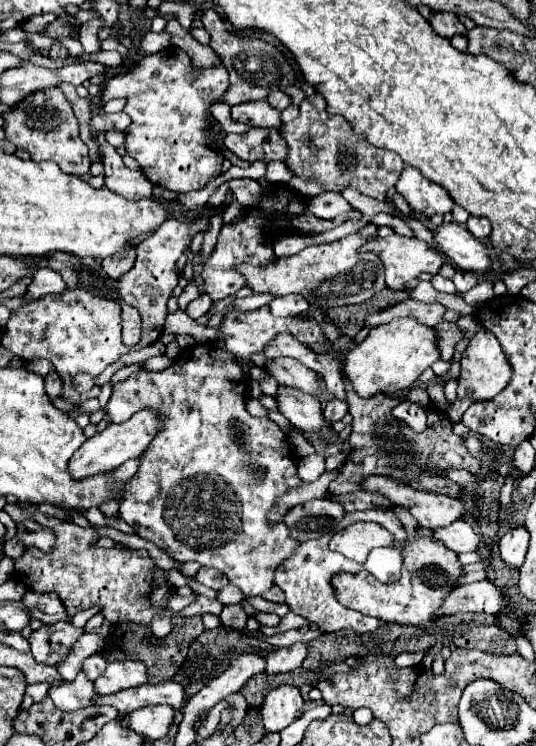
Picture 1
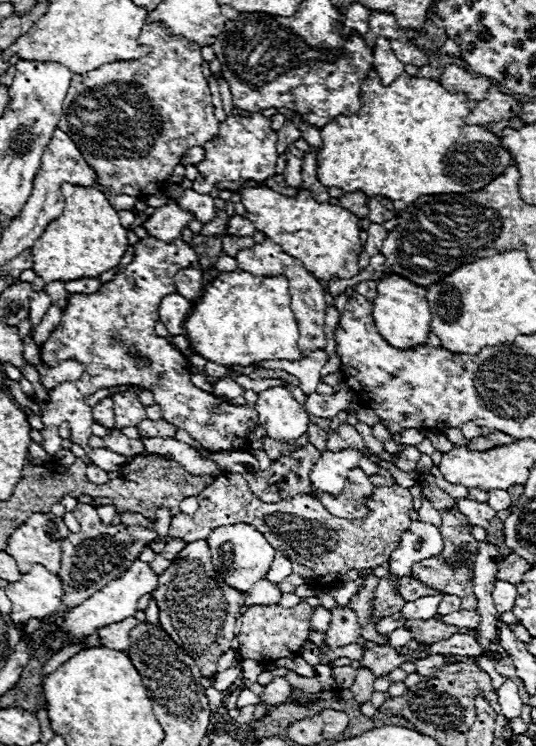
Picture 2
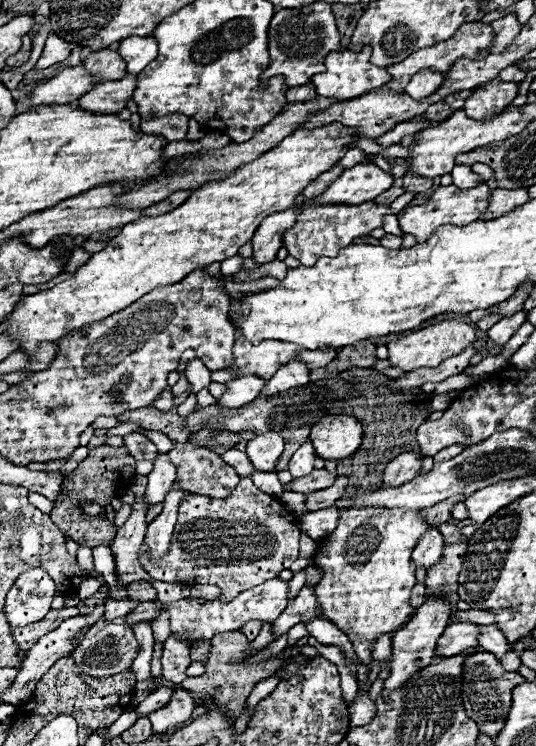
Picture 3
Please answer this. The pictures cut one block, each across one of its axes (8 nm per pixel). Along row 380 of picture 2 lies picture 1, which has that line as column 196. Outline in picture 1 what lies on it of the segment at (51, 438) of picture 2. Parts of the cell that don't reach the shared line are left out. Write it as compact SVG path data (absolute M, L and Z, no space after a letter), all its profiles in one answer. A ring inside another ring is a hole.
M174 46L144 56L132 72L122 72L112 80L106 80L102 98L126 98L124 112L130 116L132 124L126 128L126 152L132 156L146 178L152 184L174 192L200 190L210 180L222 174L224 158L210 148L210 114L208 106L218 102L226 92L228 78L216 76L218 68L200 74L194 80L194 88L202 94L200 98L190 98L190 58L184 50Z

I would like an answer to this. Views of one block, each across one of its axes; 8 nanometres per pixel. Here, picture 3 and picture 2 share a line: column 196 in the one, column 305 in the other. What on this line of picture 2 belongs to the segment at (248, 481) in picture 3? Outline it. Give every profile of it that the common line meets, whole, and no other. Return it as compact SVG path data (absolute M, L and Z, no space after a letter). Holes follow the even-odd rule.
M222 474L214 480L212 486L204 488L204 492L206 492L206 506L200 506L196 510L196 514L192 514L192 516L182 514L182 512L178 516L174 516L168 538L182 538L186 542L206 540L206 536L222 524L246 522L246 524L256 526L258 532L262 532L266 536L270 546L274 546L278 552L282 552L290 562L300 562L302 566L312 568L314 574L320 578L332 576L332 574L346 574L350 570L362 570L362 568L374 570L376 566L382 566L384 562L388 562L392 552L398 548L402 534L410 526L410 512L412 512L412 494L408 492L408 488L402 488L398 484L390 486L390 488L374 488L374 492L370 496L370 504L368 504L370 512L362 520L342 520L338 516L330 516L330 512L326 512L326 508L320 504L320 500L314 496L308 496L308 494L298 494L298 496L292 496L292 498L276 502L276 504L264 504L250 492L248 482L240 474Z

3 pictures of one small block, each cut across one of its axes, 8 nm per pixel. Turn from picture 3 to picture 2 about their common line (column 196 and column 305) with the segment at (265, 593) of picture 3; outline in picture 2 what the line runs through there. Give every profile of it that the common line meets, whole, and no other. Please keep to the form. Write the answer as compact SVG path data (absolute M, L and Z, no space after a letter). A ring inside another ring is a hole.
M300 602L294 608L282 608L278 604L248 606L242 616L240 634L238 634L240 656L264 662L264 660L278 660L278 658L296 654L302 648L302 644L308 640L312 612L314 612L314 608L308 606L306 602Z

